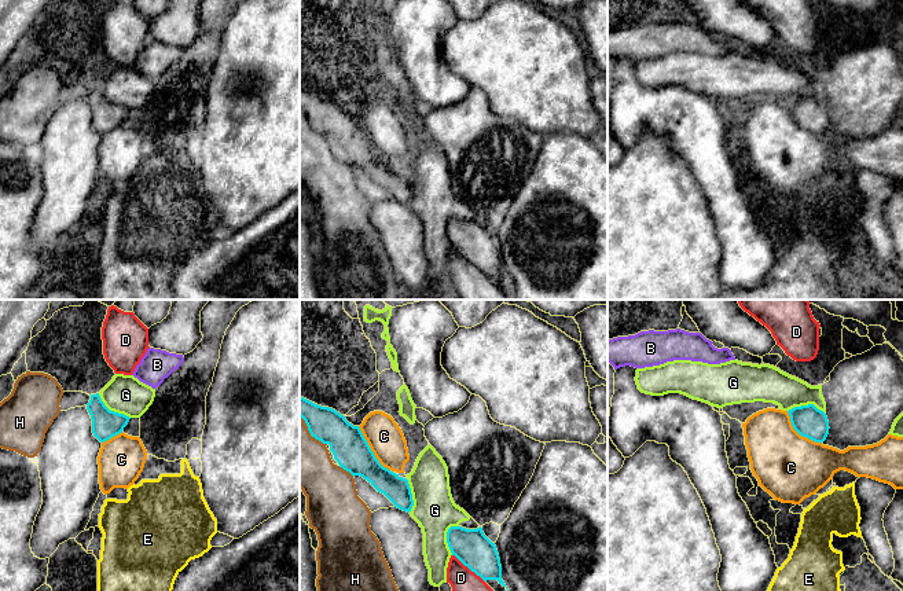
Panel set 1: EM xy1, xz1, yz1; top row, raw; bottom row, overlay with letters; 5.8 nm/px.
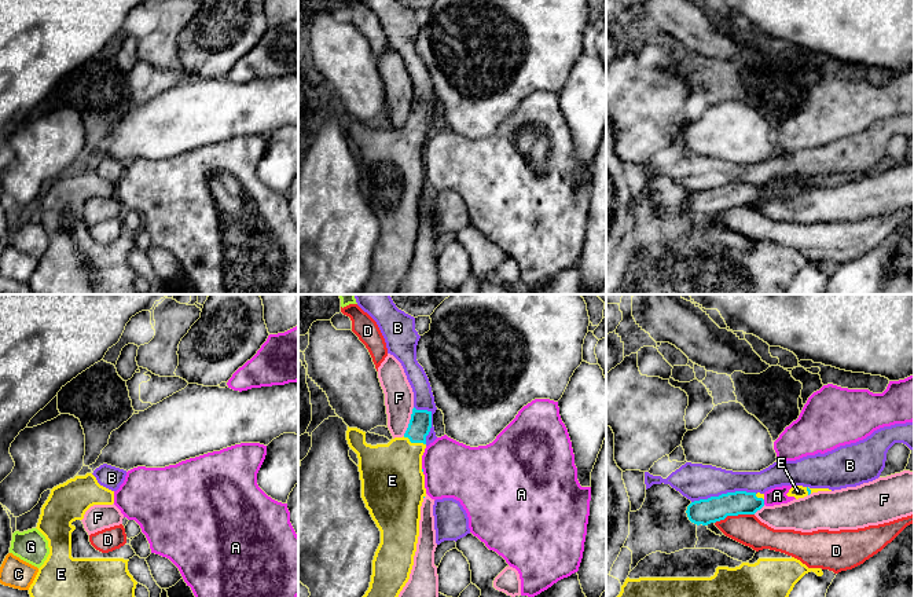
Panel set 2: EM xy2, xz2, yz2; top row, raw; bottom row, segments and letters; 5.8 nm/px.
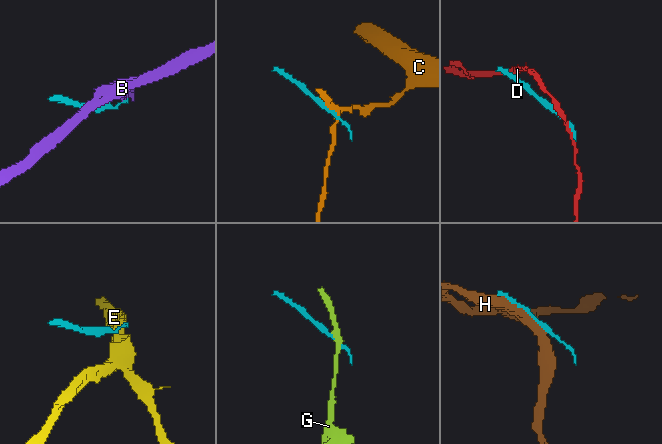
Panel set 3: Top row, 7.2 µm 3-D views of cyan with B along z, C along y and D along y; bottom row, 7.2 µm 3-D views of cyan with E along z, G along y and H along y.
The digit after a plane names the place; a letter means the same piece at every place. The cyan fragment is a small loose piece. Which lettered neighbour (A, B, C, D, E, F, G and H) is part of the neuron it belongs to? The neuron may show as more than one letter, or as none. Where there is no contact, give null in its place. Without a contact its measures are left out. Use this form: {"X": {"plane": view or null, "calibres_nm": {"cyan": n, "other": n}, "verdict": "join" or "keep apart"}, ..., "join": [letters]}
{"A": {"plane": "yz2", "calibres_nm": {"cyan": 140, "other": 100}, "verdict": "keep apart"}, "B": {"plane": "yz2", "calibres_nm": {"cyan": 150, "other": 220}, "verdict": "keep apart"}, "C": {"plane": "xz1", "calibres_nm": {"cyan": 220, "other": 200}, "verdict": "keep apart"}, "D": {"plane": "yz2", "calibres_nm": {"cyan": 150, "other": 180}, "verdict": "keep apart"}, "E": {"plane": "xz2", "calibres_nm": {"cyan": 130, "other": 360}, "verdict": "join"}, "F": {"plane": "xz2", "calibres_nm": {"cyan": 130, "other": 180}, "verdict": "keep apart"}, "G": {"plane": "xy1", "calibres_nm": {"cyan": 170, "other": 220}, "verdict": "keep apart"}, "H": {"plane": "xz1", "calibres_nm": {"cyan": 220, "other": 320}, "verdict": "keep apart"}, "join": ["E"]}

